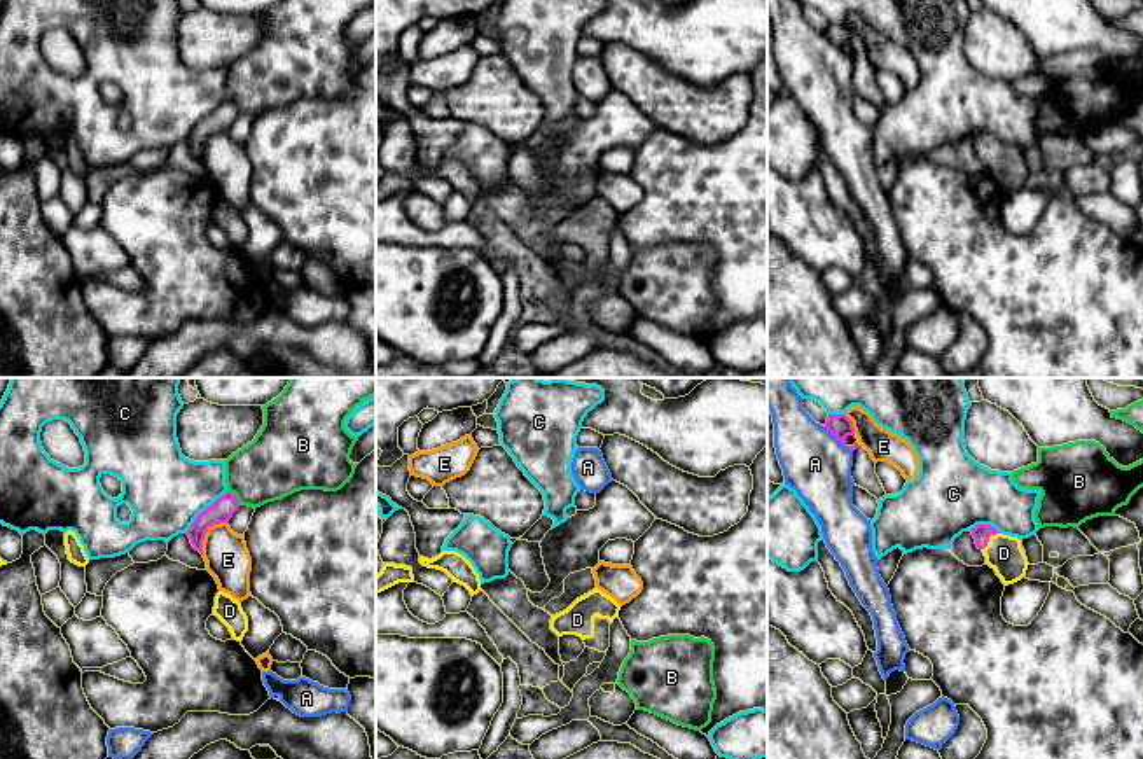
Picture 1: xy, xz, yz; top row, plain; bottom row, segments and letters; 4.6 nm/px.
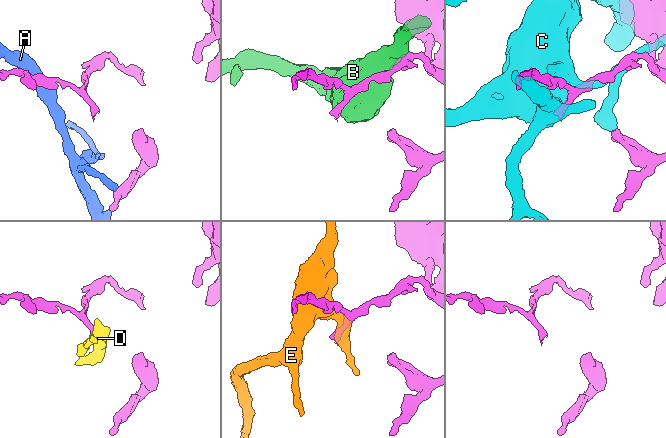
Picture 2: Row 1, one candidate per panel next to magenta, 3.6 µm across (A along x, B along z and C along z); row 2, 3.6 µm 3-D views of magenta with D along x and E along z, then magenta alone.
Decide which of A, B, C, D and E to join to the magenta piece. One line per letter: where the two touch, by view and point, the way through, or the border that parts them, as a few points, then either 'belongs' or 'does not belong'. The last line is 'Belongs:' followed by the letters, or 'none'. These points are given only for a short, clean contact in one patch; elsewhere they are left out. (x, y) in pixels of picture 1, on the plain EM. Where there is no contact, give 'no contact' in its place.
A: yz (838, 46) | does not belong
B: xy (235, 105) | does not belong
C: xy (205, 118) | does not belong
D: yz (988, 147) | across yz (981, 140), (988, 147), (1004, 161) | belongs
E: xy (207, 139) | does not belong
Belongs: D

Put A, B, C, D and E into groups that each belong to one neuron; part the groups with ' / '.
A / B / C / D / E

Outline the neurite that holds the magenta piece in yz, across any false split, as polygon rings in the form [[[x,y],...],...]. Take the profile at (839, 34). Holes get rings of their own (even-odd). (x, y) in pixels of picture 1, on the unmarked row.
[[[828,23],[825,37],[835,44],[844,54],[846,45],[855,44],[853,30],[846,23]]]

